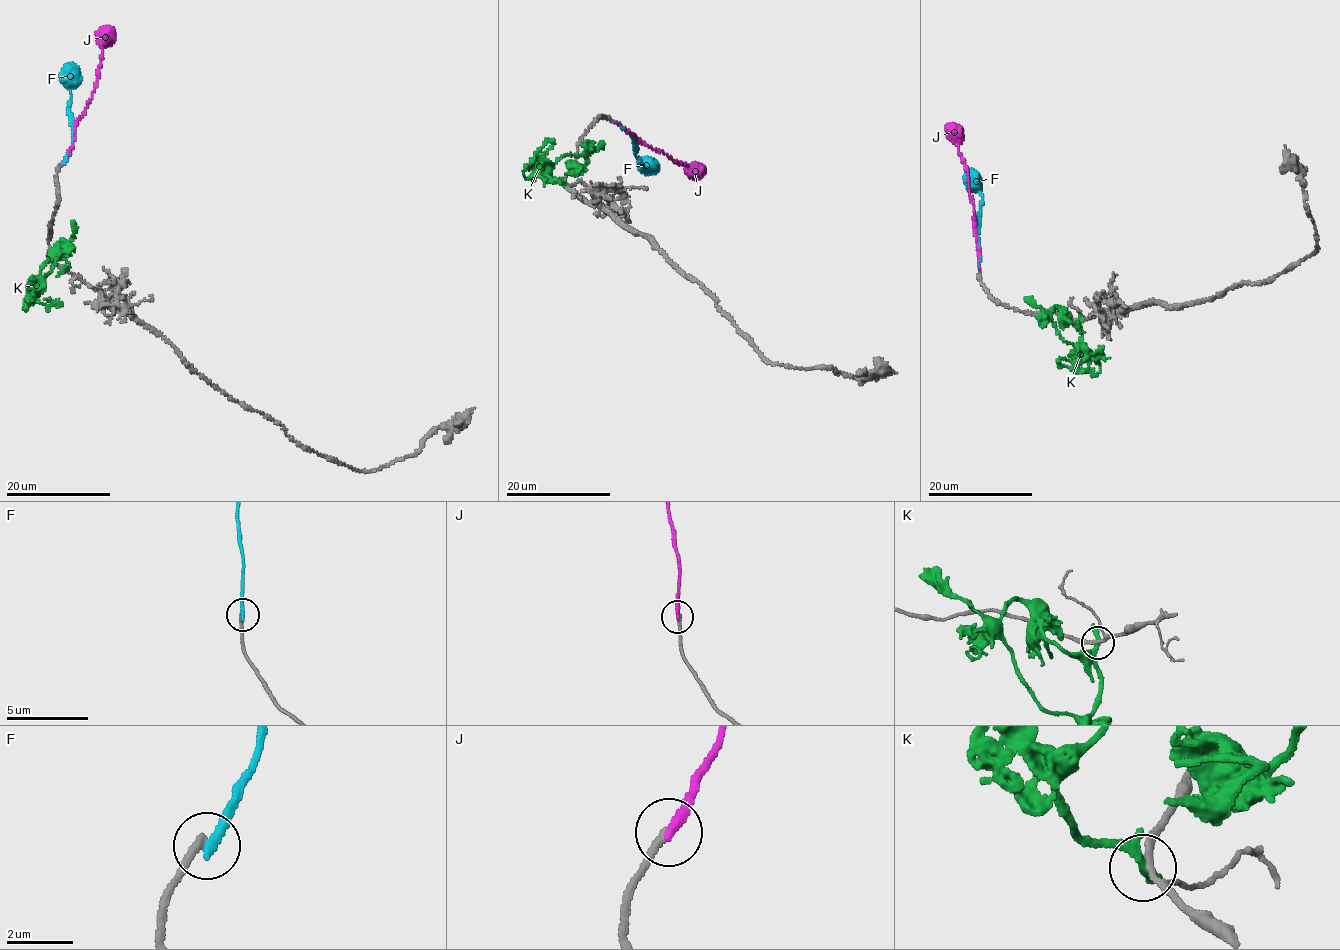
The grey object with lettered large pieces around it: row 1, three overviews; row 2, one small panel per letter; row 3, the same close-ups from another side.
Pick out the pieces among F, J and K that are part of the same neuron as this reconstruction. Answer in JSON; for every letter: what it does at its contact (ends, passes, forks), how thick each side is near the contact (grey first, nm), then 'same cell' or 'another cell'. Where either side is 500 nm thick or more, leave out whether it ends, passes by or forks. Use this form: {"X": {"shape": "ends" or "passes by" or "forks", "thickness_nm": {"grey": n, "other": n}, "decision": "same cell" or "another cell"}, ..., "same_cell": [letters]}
{"F": {"shape": "ends", "thickness_nm": {"grey": 240, "other": 280}, "decision": "another cell"}, "J": {"shape": "ends", "thickness_nm": {"grey": 240, "other": 280}, "decision": "same cell"}, "K": {"shape": "passes by", "thickness_nm": {"grey": 170, "other": 280}, "decision": "another cell"}, "same_cell": ["J"]}

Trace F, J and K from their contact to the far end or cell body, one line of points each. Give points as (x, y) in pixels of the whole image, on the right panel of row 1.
F: (979, 267), (980, 180), (968, 170)
J: (978, 267), (975, 223), (965, 163), (959, 152), (957, 132), (952, 123)
K: (1082, 321), (1080, 342), (1066, 342), (1050, 311), (1056, 307), (1060, 317), (1075, 326), (1080, 333)

